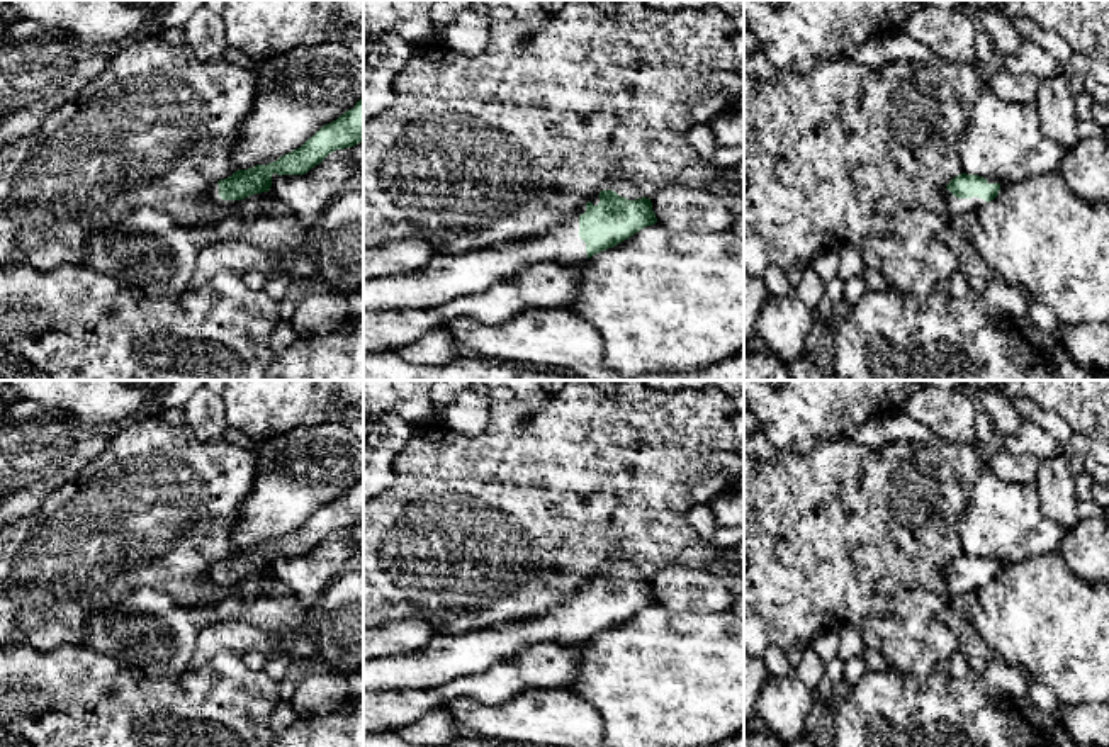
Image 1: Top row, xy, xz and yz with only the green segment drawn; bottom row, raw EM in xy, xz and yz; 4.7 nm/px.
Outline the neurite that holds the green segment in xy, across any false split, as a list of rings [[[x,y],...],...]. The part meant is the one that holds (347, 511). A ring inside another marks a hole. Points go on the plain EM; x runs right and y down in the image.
[[[363,477],[353,489],[336,501],[323,506],[301,528],[280,536],[268,545],[238,550],[207,570],[207,579],[216,586],[233,586],[250,576],[268,572],[272,555],[304,555],[319,545],[329,533],[352,528],[363,521]]]

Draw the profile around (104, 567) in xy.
[[[161,416],[124,421],[110,431],[107,448],[73,480],[53,491],[36,514],[0,530],[0,645],[29,645],[41,652],[63,643],[80,645],[92,613],[112,608],[139,587],[158,589],[185,608],[212,606],[231,594],[251,608],[270,574],[216,586],[207,579],[207,570],[238,552],[233,530],[255,479],[255,450],[224,438],[199,440],[187,424],[173,426]]]

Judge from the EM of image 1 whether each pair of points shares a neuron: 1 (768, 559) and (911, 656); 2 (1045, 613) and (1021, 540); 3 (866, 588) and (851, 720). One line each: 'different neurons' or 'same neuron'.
1: same neuron
2: different neurons
3: different neurons

